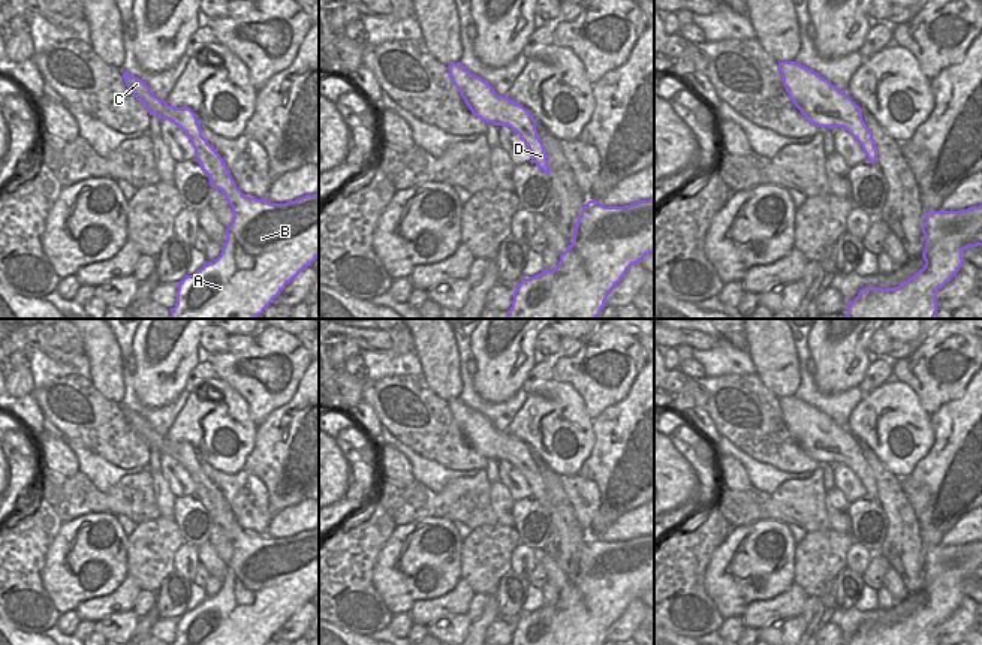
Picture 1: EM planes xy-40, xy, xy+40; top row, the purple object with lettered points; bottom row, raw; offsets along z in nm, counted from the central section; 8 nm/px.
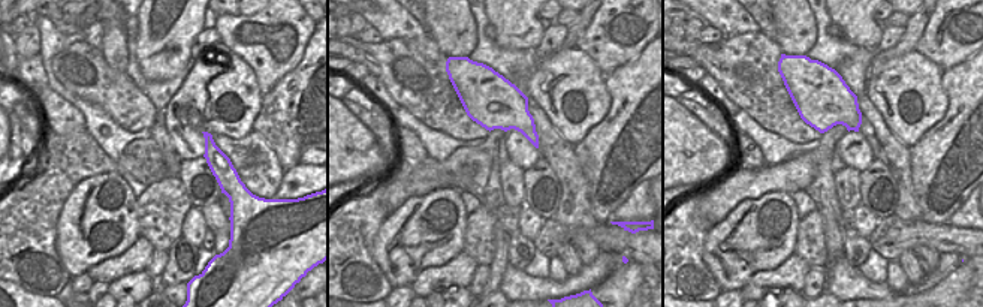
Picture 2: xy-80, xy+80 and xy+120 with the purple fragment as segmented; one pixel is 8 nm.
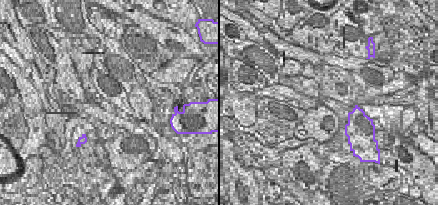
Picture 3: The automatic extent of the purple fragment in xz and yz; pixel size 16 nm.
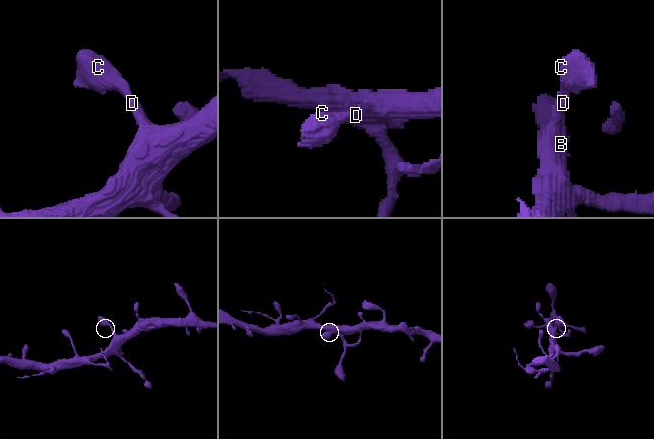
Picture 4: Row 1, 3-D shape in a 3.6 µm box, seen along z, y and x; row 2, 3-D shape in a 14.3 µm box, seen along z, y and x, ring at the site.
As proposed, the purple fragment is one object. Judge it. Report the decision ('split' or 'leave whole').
leave whole

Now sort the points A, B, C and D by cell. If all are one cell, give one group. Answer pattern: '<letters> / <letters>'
A B C D

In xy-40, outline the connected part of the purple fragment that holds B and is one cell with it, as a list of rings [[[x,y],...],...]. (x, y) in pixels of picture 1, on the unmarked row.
[[[123,407],[123,413],[129,427],[142,437],[150,450],[172,456],[189,471],[211,522],[225,530],[234,548],[220,591],[178,618],[177,639],[171,645],[265,645],[287,618],[319,593],[319,528],[286,539],[271,539],[268,534],[244,530],[225,495],[202,471],[198,452],[190,443],[168,440],[156,432],[142,415],[127,407]]]

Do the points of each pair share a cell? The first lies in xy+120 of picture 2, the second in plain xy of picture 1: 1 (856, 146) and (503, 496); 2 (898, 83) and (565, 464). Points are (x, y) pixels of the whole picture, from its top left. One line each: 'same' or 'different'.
1: different
2: same

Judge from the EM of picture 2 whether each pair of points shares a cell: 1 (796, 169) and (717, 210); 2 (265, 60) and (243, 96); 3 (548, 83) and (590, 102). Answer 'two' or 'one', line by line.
1: one
2: two
3: one

